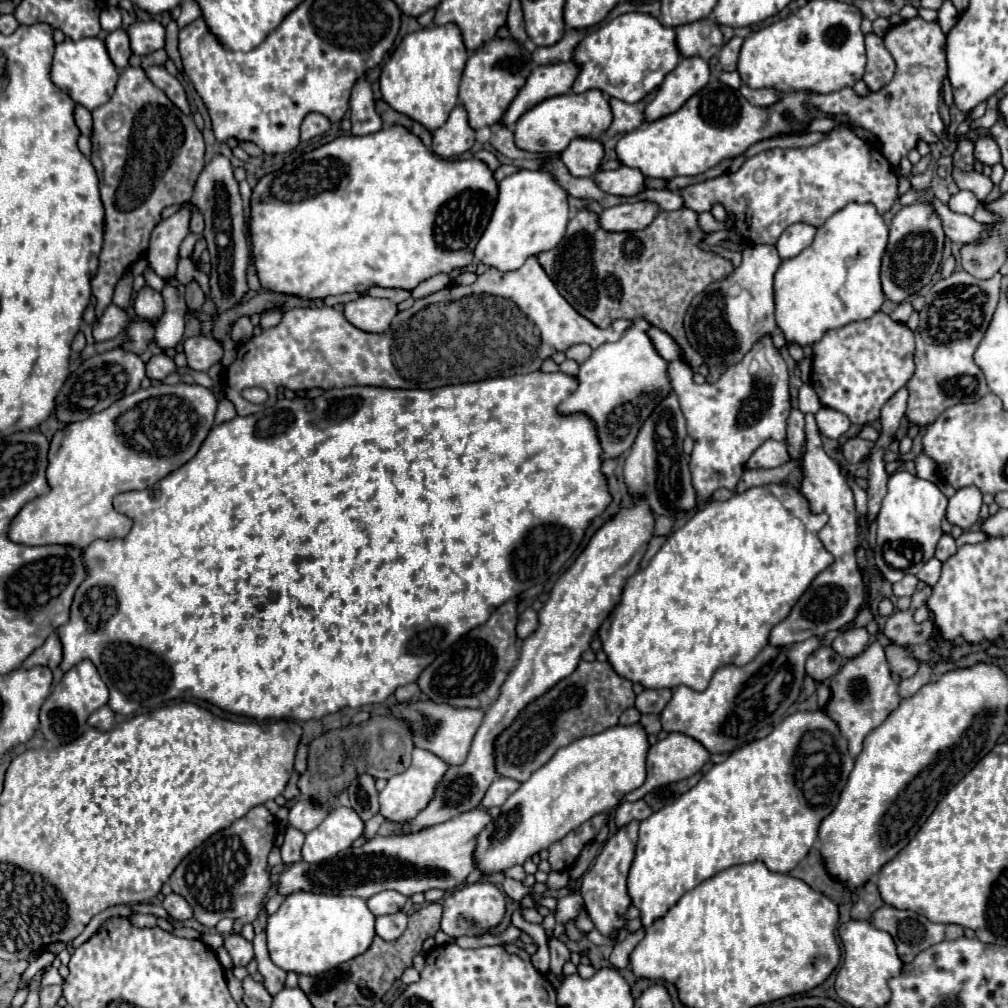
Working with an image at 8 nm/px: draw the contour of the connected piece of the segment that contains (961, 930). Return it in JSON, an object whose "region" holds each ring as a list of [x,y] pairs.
{"region":[[[948,924],[946,926],[946,940],[956,940],[956,938],[962,938],[962,936],[972,938],[974,932],[970,928],[964,928],[964,926],[958,926],[958,924]]]}

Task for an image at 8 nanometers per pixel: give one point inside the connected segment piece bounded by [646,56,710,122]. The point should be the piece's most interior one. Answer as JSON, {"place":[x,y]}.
{"place":[692,74]}

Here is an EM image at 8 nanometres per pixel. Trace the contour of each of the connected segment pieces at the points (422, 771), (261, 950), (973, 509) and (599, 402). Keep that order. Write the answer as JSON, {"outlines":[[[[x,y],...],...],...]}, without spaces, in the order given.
{"outlines":[[[[414,748],[410,768],[404,770],[402,774],[392,776],[386,788],[380,792],[380,814],[392,822],[404,822],[404,818],[412,818],[412,814],[418,814],[420,810],[424,810],[424,806],[428,804],[428,798],[432,798],[440,778],[444,776],[444,770],[448,770],[448,764],[442,758],[438,758],[428,750]]],[[[260,932],[254,938],[254,952],[256,952],[256,962],[258,962],[258,972],[264,976],[264,986],[266,990],[276,996],[282,988],[284,988],[284,978],[286,972],[282,968],[278,968],[270,956],[268,956],[268,948],[266,948],[266,934]]],[[[976,486],[960,488],[948,502],[946,520],[954,526],[960,526],[962,530],[968,530],[978,520],[980,506],[982,506],[982,494],[980,490],[976,490]]],[[[638,316],[630,320],[630,326],[620,340],[598,346],[592,356],[580,366],[578,390],[560,404],[562,414],[582,410],[596,422],[604,460],[630,450],[636,434],[640,432],[640,426],[648,420],[652,410],[672,392],[668,362],[658,354],[650,340],[650,326],[652,324],[644,316]]]]}

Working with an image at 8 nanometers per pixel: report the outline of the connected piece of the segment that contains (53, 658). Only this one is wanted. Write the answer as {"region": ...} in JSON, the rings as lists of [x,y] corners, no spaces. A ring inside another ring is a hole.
{"region":[[[52,632],[50,636],[48,636],[48,640],[40,646],[40,648],[36,648],[26,660],[24,660],[24,668],[32,668],[32,666],[38,666],[38,664],[42,664],[42,666],[48,666],[48,668],[56,668],[56,666],[60,666],[60,662],[62,662],[62,644],[60,644],[60,638],[58,638],[58,634],[56,632]]]}

